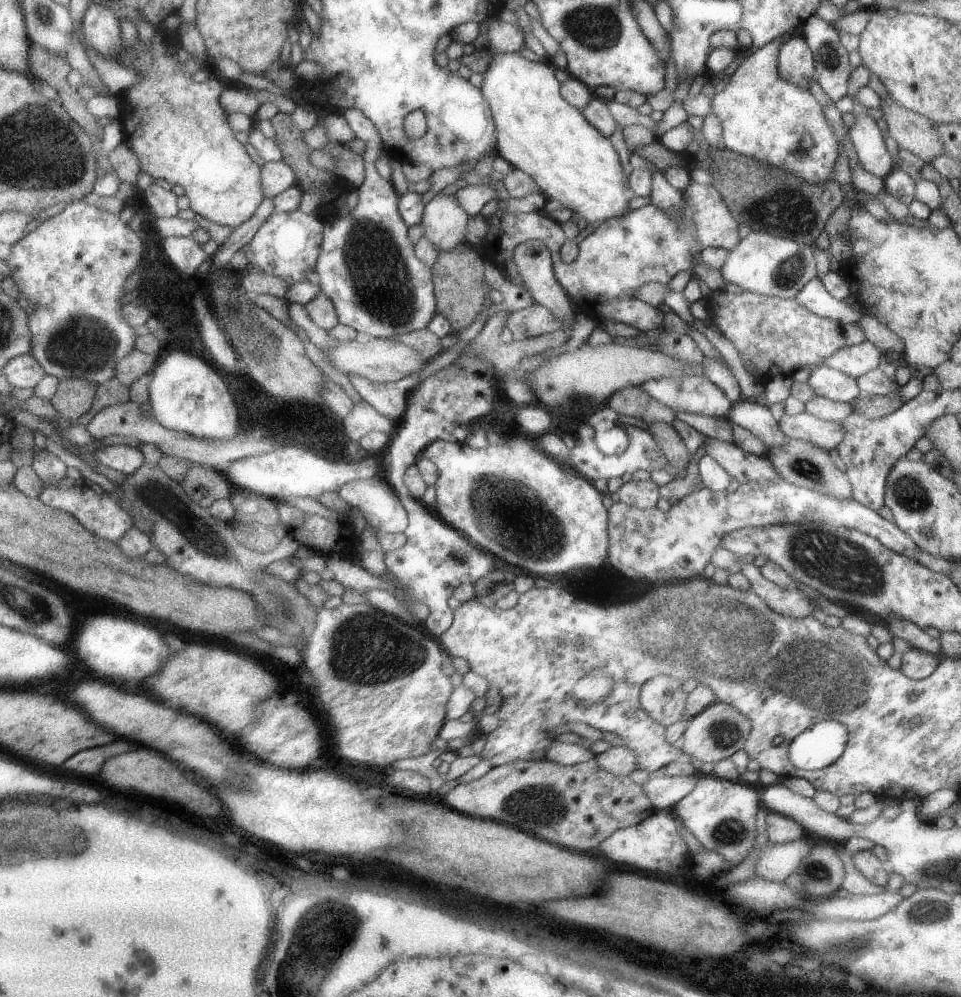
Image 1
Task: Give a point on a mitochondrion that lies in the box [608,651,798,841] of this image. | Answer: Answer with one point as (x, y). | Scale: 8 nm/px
(725, 735)

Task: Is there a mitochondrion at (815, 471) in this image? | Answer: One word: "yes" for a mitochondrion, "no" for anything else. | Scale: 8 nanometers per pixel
yes

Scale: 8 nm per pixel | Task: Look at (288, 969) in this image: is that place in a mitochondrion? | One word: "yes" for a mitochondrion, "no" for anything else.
yes

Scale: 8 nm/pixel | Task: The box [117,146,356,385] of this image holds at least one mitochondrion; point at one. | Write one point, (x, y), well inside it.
(244, 319)

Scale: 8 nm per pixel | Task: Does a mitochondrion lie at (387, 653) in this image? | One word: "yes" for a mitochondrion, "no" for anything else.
yes

